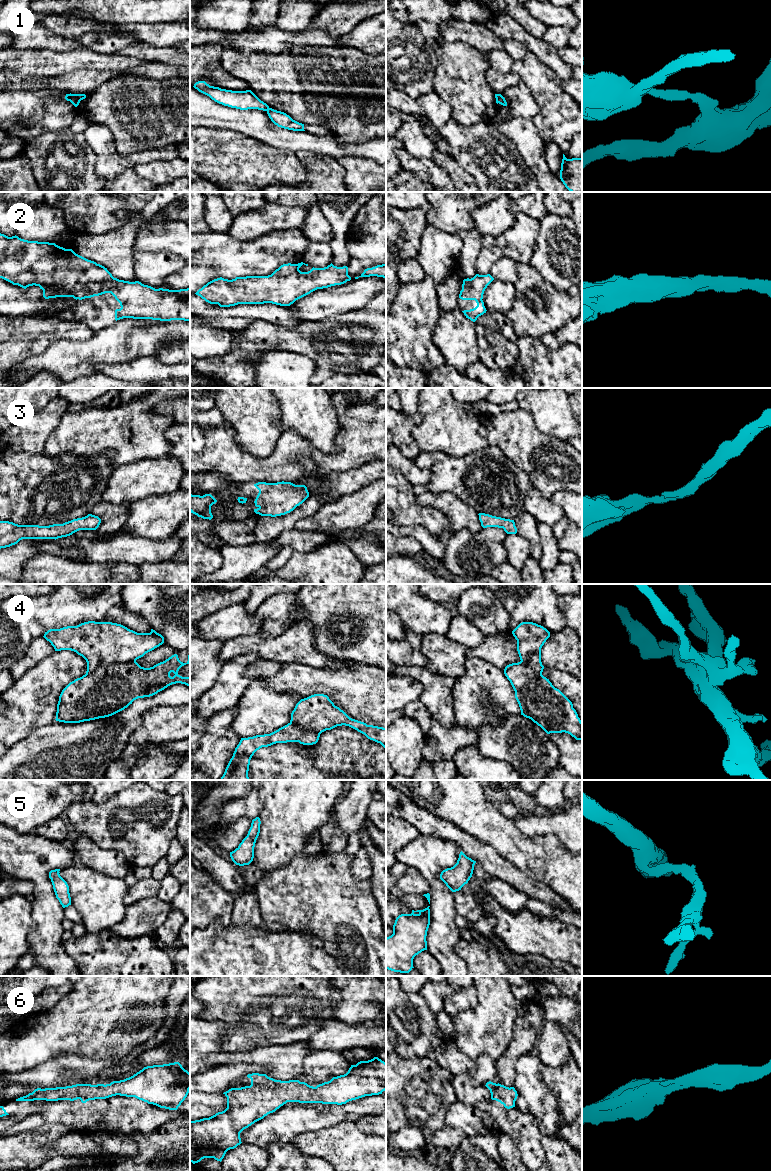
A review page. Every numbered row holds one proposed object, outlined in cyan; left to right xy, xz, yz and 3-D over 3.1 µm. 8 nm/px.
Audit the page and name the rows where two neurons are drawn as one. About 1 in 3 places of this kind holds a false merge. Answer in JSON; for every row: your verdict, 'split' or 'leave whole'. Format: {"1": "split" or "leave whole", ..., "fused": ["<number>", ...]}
{"1": "split", "2": "leave whole", "3": "leave whole", "4": "leave whole", "5": "leave whole", "6": "leave whole", "fused": ["1"]}

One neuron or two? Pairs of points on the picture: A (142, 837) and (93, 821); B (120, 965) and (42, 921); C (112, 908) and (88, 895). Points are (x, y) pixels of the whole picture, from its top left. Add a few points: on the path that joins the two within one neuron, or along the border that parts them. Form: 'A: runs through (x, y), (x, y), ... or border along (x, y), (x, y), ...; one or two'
A: runs through (130, 829), (121, 826), (110, 833), (105, 829); one
B: border along (62, 941), (64, 950), (75, 961); two
C: runs through (106, 907), (94, 895); one

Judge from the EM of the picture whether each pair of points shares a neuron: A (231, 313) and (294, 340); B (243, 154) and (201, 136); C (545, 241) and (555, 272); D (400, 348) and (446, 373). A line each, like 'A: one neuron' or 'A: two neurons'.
A: two neurons
B: one neuron
C: one neuron
D: two neurons

